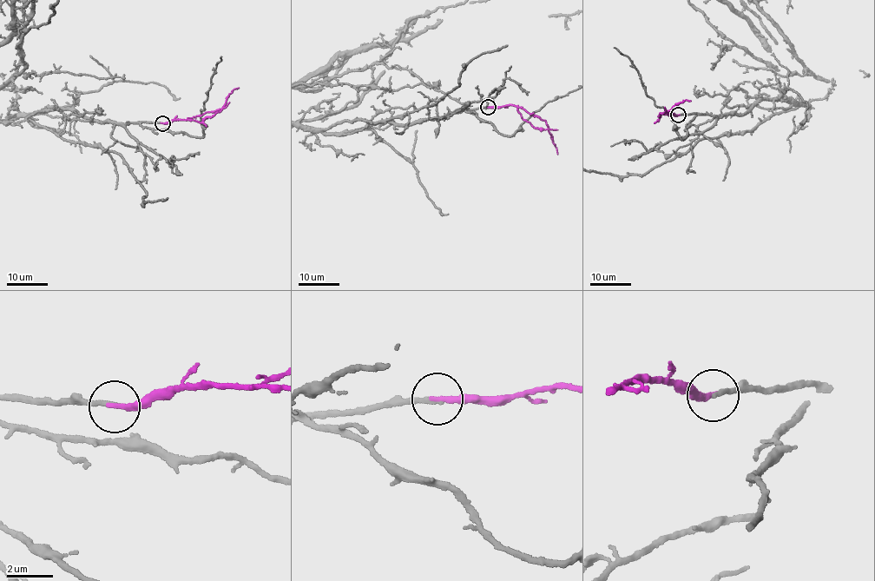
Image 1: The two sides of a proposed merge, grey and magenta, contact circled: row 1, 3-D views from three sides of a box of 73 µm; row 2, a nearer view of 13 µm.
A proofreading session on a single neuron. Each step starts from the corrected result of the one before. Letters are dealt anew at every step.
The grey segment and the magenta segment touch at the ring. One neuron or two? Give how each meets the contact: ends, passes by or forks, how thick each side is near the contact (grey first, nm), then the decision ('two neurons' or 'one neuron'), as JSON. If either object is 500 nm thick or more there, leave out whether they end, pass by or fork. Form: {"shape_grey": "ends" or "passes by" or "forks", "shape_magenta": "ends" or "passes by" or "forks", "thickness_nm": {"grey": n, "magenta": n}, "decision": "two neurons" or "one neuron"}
{"shape_grey": "ends", "shape_magenta": "ends", "thickness_nm": {"grey": 220, "magenta": 280}, "decision": "one neuron"}

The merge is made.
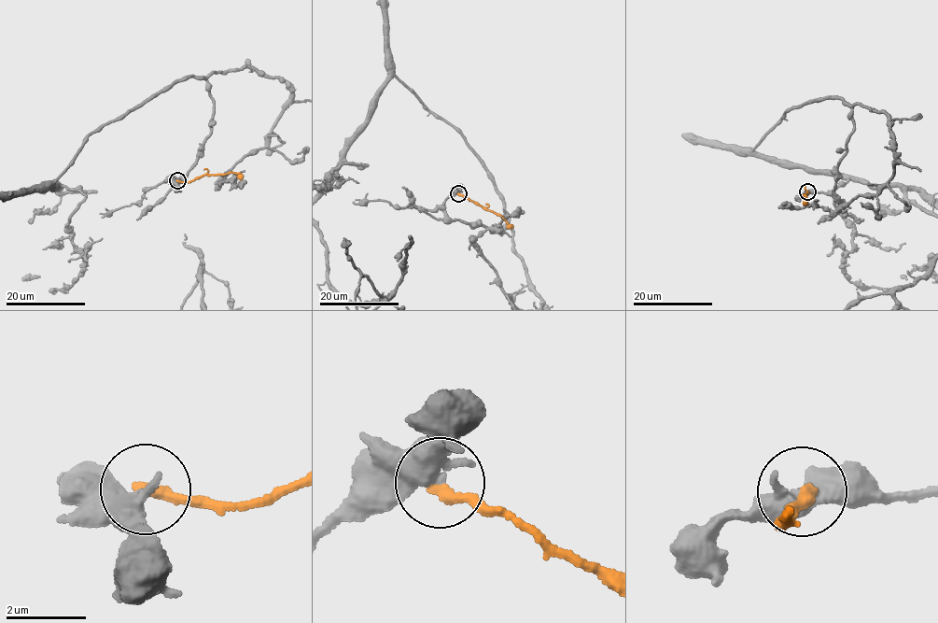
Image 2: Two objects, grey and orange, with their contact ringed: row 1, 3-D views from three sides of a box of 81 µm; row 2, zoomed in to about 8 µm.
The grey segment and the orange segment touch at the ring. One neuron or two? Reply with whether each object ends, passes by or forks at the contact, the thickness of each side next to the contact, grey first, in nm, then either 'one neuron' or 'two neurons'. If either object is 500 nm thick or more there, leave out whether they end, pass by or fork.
grey passes by; orange ends; calibres 440 and 320 nm; two neurons

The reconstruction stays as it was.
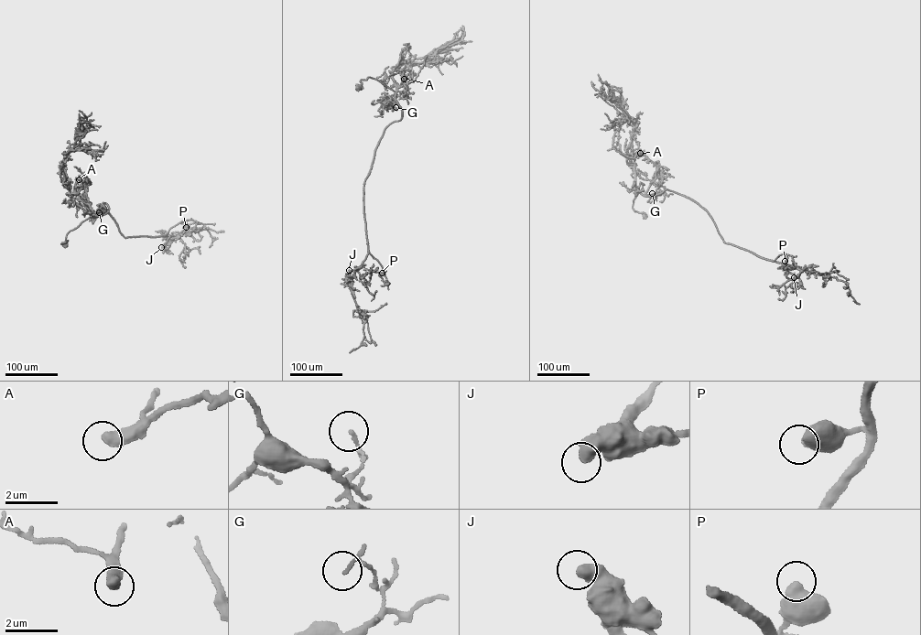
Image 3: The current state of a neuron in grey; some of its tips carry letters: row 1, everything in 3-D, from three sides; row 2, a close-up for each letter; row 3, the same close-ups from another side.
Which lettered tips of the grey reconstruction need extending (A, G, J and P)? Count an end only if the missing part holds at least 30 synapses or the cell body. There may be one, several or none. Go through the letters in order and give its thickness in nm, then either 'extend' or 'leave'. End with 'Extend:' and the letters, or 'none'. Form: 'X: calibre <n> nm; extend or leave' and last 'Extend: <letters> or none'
A: calibre 440 nm; extend
G: calibre 90 nm; leave
J: calibre 500 nm; leave
P: calibre 550 nm; leave
Extend: A

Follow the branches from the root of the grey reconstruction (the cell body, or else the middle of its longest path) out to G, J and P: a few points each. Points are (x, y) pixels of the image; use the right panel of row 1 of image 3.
G: (644, 216), (634, 211), (633, 200), (638, 192), (652, 193)
J: (644, 216), (633, 207), (638, 192), (688, 197), (725, 242), (795, 265), (802, 270), (794, 277)
P: (644, 216), (633, 207), (638, 192), (672, 190), (704, 209), (725, 242), (774, 261), (785, 253), (785, 261)

